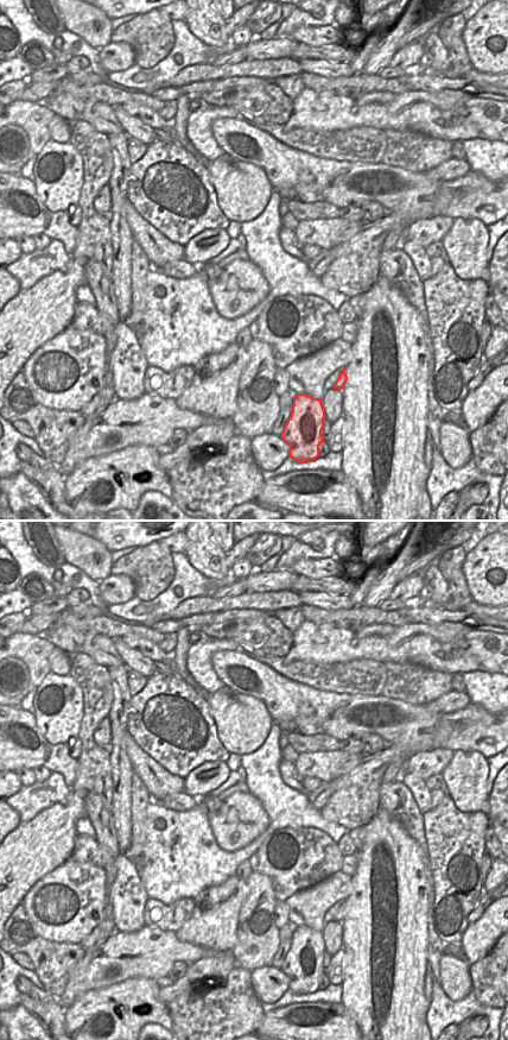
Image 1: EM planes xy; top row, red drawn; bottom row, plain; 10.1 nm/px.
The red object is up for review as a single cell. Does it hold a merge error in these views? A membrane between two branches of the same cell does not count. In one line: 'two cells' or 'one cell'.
one cell

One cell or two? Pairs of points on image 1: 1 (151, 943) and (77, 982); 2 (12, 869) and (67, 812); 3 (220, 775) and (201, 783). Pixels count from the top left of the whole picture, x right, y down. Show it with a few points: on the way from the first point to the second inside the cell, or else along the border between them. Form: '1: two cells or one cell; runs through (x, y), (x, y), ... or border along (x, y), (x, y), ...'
1: one cell; runs through (133, 952), (122, 952), (109, 964), (95, 970)
2: one cell; runs through (26, 855), (55, 826)
3: one cell; runs through (215, 777), (205, 782)

